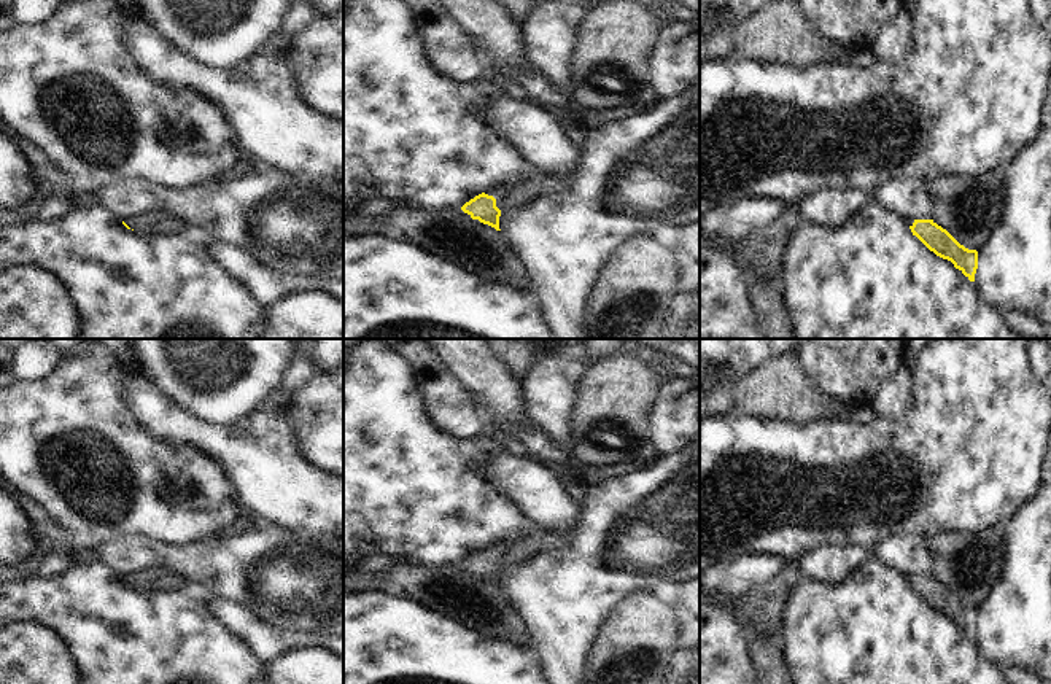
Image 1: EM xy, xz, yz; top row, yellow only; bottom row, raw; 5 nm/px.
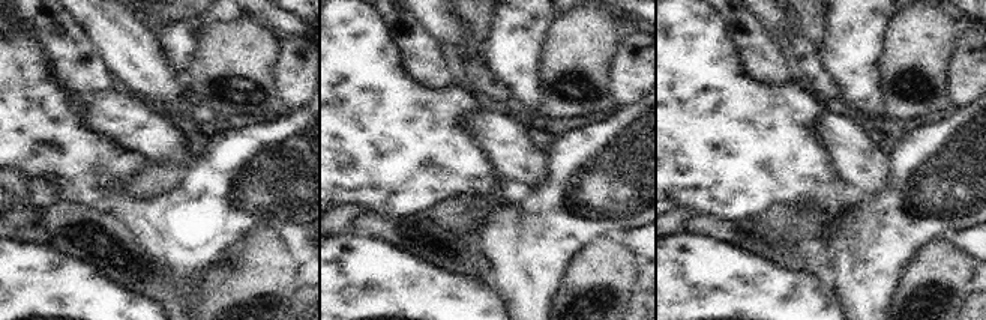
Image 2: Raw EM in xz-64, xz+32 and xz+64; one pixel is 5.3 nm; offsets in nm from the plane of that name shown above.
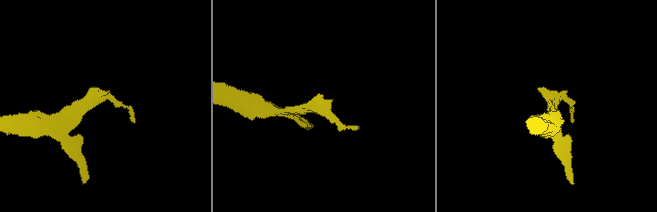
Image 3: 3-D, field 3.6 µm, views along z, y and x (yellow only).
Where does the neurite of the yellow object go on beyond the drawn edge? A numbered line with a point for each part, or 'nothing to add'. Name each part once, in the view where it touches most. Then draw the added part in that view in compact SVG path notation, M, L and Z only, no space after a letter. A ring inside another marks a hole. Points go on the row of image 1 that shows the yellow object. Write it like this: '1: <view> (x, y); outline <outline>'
1: xz (530, 186); outline M525 165L523 177L515 186L498 186L485 194L496 199L499 210L518 208L542 194L542 186L547 178L547 173Z

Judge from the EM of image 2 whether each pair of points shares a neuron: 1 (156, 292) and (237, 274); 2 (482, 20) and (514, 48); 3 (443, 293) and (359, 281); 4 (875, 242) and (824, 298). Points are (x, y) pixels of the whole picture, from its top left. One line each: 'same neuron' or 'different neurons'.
1: same neuron
2: different neurons
3: same neuron
4: different neurons

